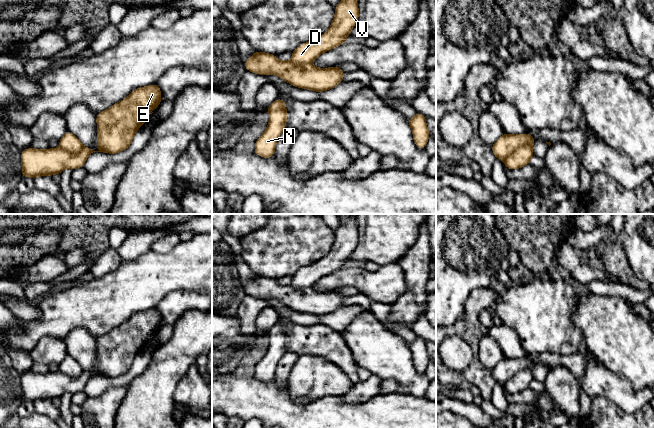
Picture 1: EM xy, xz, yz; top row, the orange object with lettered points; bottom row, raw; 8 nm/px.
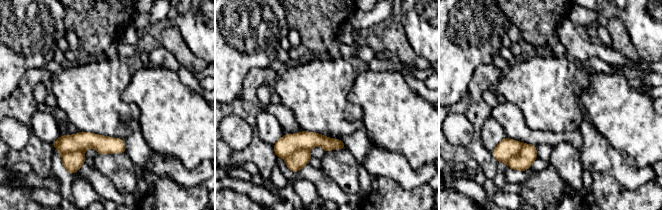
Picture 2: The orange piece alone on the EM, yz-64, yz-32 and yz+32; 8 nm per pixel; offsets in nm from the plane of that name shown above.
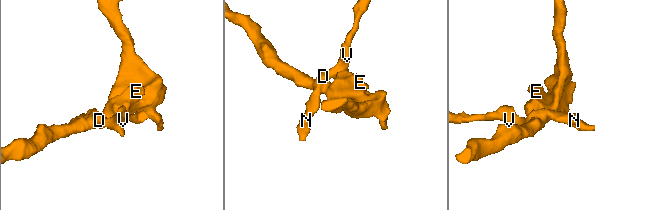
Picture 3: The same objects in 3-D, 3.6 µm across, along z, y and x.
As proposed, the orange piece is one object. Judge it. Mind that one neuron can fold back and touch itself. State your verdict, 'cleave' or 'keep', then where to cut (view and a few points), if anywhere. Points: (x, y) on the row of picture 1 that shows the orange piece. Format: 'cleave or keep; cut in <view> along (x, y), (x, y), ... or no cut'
cleave; cut in yz along (531, 144), (520, 145), (503, 160)

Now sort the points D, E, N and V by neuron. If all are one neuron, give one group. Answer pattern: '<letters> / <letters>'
D N V / E

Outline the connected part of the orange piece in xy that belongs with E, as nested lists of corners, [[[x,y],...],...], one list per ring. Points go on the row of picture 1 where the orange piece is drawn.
[[[157,84],[140,87],[131,92],[131,94],[112,105],[105,111],[96,115],[97,121],[97,147],[98,151],[84,147],[82,151],[72,153],[62,148],[56,149],[33,149],[28,148],[21,151],[22,178],[38,176],[52,176],[60,174],[64,169],[74,170],[84,166],[85,160],[93,152],[119,153],[129,148],[134,134],[144,124],[153,109],[161,103],[161,90]]]

